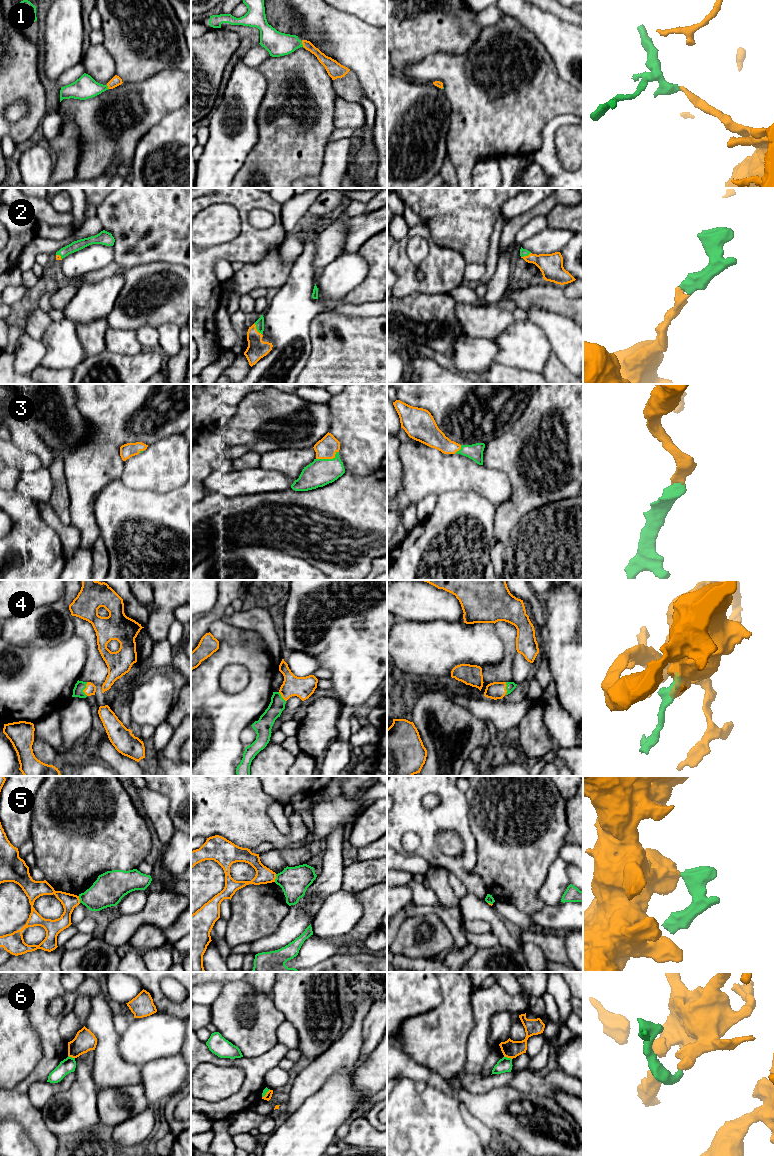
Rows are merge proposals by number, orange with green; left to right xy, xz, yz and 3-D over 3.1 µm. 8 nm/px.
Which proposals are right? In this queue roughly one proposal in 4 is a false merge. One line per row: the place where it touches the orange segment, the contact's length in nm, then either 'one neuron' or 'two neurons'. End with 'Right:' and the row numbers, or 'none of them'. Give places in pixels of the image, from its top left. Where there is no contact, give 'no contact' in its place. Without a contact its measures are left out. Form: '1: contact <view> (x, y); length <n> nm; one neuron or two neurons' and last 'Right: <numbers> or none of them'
1: contact xz (302, 43); length 60 nm; one neuron
2: contact xz (256, 329); length 110 nm; one neuron
3: contact xz (327, 458); length 200 nm; one neuron
4: contact xy (84, 689); length 110 nm; one neuron
5: contact xz (275, 878); length 70 nm; two neurons
6: contact yz (508, 1057); length 70 nm; two neurons
Right: 1, 2, 3, 4

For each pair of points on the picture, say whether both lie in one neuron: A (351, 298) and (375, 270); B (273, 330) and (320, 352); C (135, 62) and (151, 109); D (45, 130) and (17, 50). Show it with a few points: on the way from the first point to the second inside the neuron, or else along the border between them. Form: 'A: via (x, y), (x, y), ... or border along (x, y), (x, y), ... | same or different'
A: via (359, 293), (374, 278) | same
B: border along (310, 325), (311, 352), (306, 364), (301, 369) | different
C: border along (163, 70), (141, 81), (123, 83) | different
D: border along (47, 113), (42, 120), (38, 133) | different

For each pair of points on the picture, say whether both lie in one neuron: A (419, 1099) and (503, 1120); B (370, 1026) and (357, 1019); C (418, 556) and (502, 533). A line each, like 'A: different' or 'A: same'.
A: different
B: different
C: different

